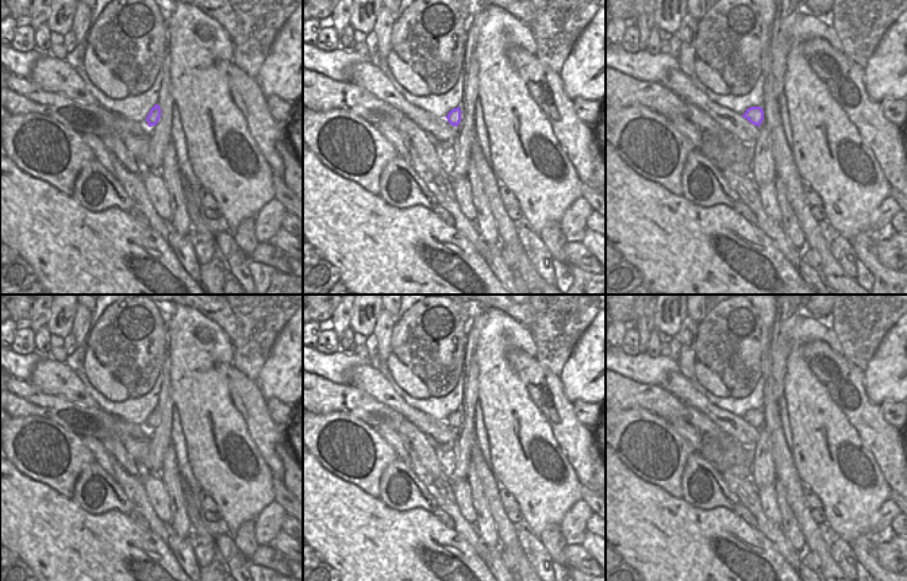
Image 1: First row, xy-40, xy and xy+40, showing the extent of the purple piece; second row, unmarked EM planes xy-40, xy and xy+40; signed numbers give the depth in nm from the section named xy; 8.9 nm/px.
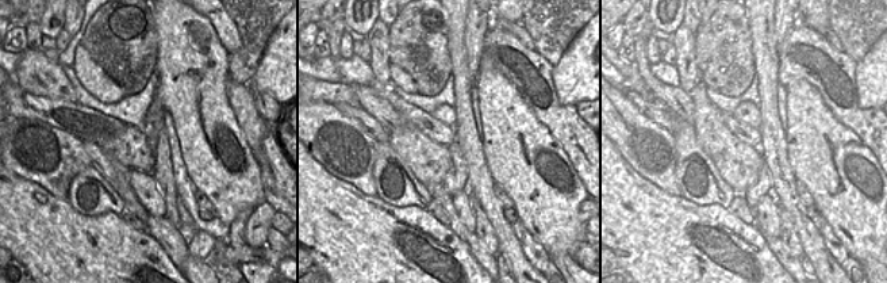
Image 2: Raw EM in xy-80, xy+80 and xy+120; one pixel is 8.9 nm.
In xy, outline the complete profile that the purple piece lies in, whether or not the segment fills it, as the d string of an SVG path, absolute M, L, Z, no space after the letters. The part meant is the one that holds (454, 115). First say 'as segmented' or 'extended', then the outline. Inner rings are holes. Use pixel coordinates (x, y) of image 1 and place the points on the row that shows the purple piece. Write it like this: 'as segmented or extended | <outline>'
extended | M362 61L346 69L346 82L354 82L372 93L378 100L395 107L406 118L410 118L423 131L431 134L438 142L451 142L456 127L461 122L460 107L451 109L446 118L438 118L419 107L414 107L400 95L378 66Z

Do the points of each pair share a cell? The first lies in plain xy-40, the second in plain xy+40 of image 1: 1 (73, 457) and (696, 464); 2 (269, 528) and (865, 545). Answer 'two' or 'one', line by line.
1: two
2: two

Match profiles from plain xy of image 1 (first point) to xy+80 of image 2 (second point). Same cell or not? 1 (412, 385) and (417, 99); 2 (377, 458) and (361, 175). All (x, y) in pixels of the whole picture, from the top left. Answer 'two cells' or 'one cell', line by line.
1: two cells
2: one cell

